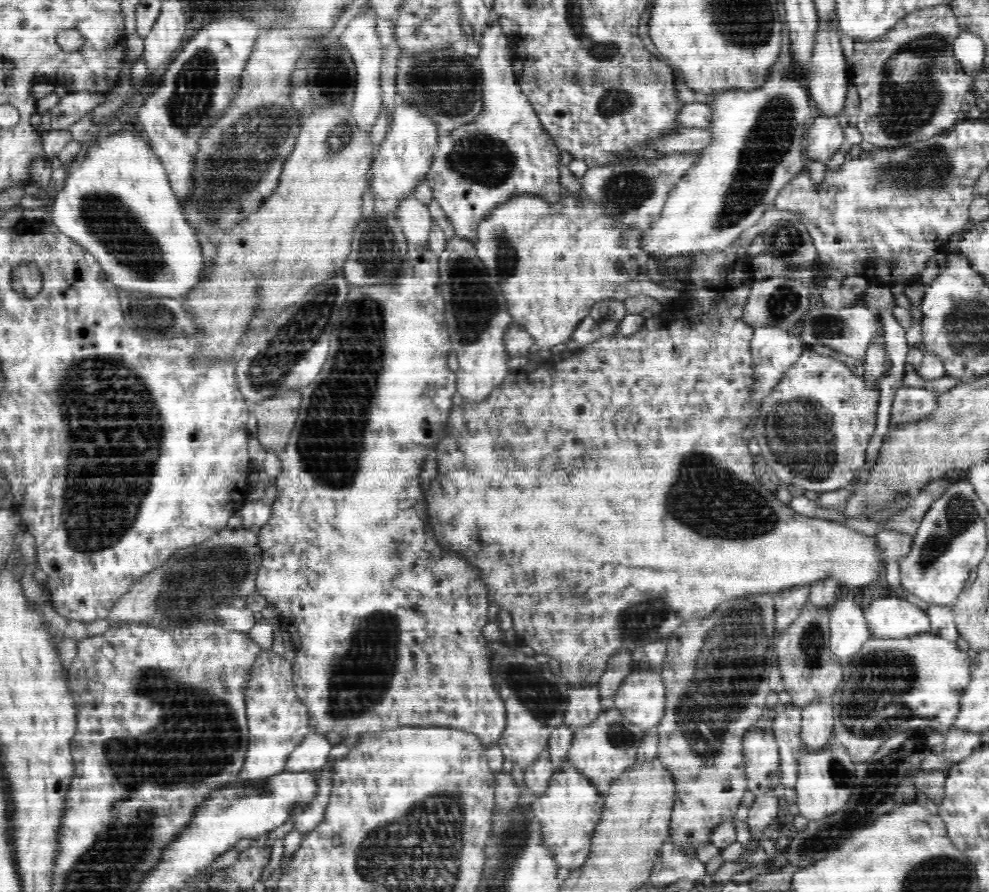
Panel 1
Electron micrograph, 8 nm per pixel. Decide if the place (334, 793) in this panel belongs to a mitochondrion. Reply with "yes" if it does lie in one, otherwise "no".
no

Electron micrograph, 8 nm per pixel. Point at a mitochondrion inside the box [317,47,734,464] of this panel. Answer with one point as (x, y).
(446, 86)

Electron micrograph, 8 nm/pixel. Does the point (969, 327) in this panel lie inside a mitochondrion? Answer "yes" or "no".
yes

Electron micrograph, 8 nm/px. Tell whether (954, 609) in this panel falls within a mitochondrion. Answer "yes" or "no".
no

